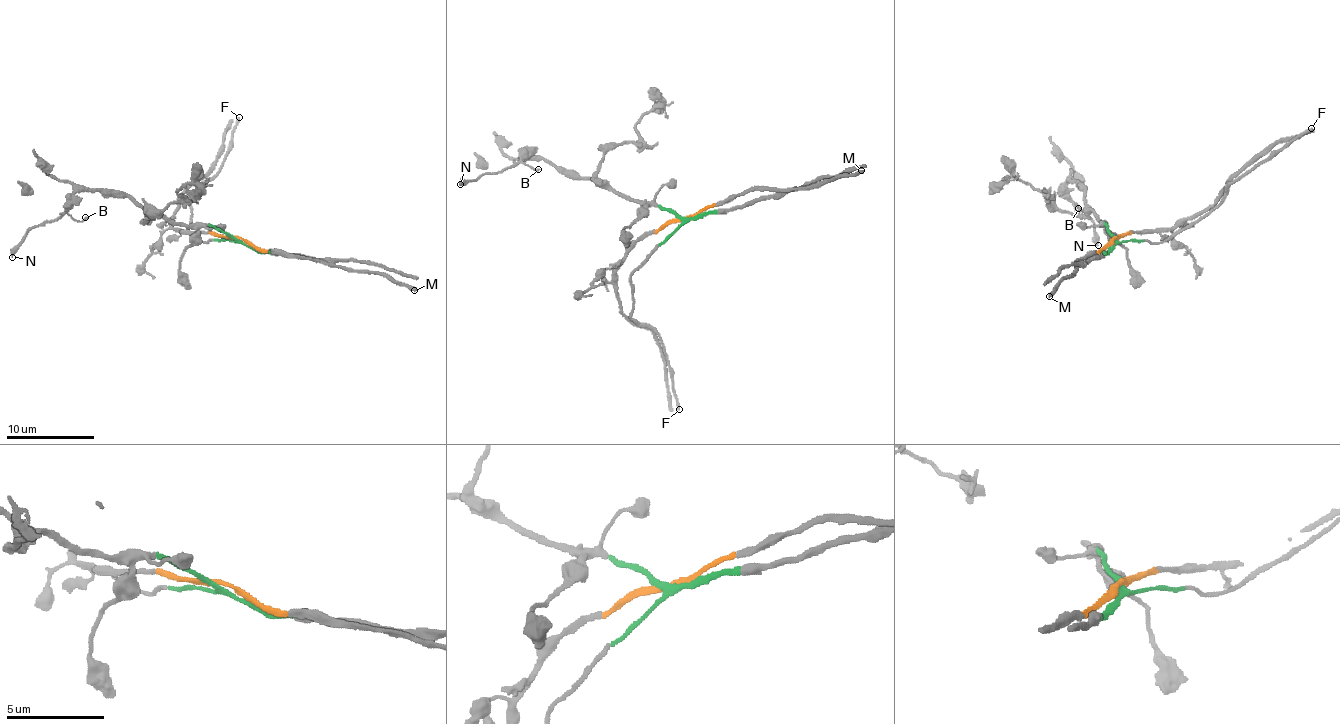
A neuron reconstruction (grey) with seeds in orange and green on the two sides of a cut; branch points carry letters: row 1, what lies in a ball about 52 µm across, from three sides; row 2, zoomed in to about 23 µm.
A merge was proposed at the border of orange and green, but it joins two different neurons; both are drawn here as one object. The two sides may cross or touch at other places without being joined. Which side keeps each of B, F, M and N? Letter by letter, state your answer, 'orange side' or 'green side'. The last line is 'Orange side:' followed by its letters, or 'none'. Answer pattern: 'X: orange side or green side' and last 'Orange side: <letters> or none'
B: green side
F: green side
M: orange side
N: green side
Orange side: M

